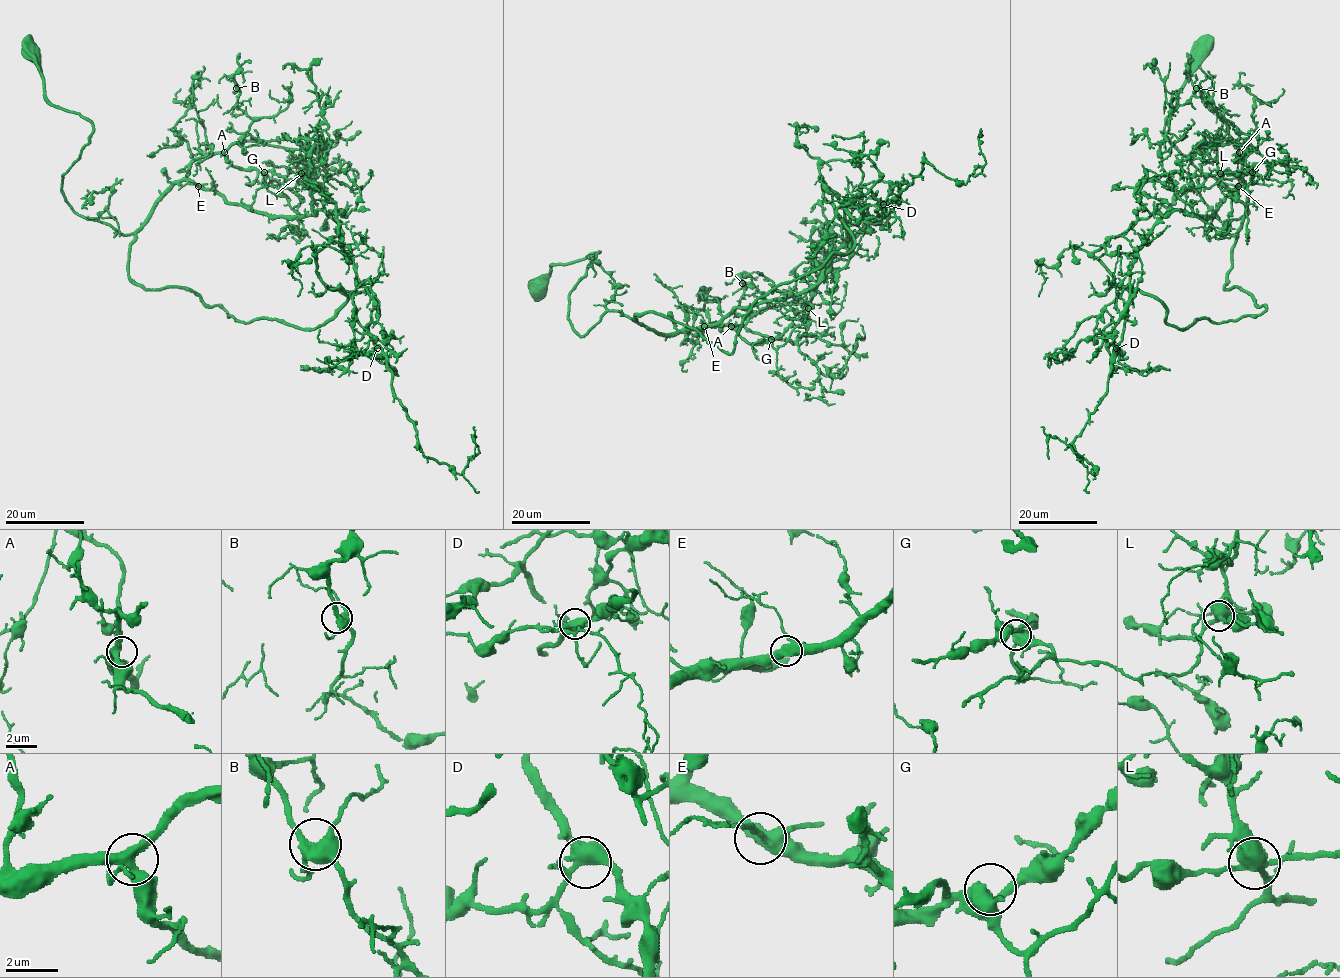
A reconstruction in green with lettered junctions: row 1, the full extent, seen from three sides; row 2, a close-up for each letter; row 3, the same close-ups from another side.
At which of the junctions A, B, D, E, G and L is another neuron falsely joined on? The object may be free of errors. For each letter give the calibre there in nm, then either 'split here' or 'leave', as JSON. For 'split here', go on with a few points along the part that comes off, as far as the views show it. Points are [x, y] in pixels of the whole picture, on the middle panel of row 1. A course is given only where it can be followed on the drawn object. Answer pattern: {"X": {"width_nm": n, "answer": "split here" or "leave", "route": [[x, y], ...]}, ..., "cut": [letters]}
{"A": {"width_nm": 380, "answer": "leave"}, "B": {"width_nm": 440, "answer": "leave"}, "D": {"width_nm": 440, "answer": "leave"}, "E": {"width_nm": 460, "answer": "leave"}, "G": {"width_nm": 440, "answer": "leave"}, "L": {"width_nm": 480, "answer": "leave"}, "cut": []}

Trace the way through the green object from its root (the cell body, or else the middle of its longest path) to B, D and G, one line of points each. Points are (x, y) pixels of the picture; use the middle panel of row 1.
B: (534, 287), (599, 251), (572, 327), (620, 311), (677, 334), (743, 325), (742, 283)
D: (534, 287), (599, 251), (569, 295), (572, 327), (620, 311), (677, 334), (804, 293), (883, 204)
G: (534, 287), (599, 251), (569, 295), (580, 335), (620, 311), (661, 333), (730, 325), (771, 339)

